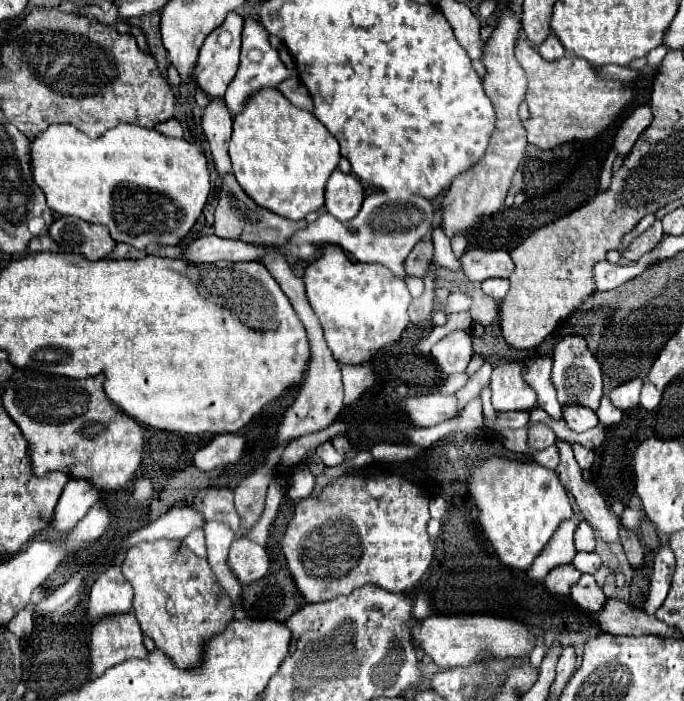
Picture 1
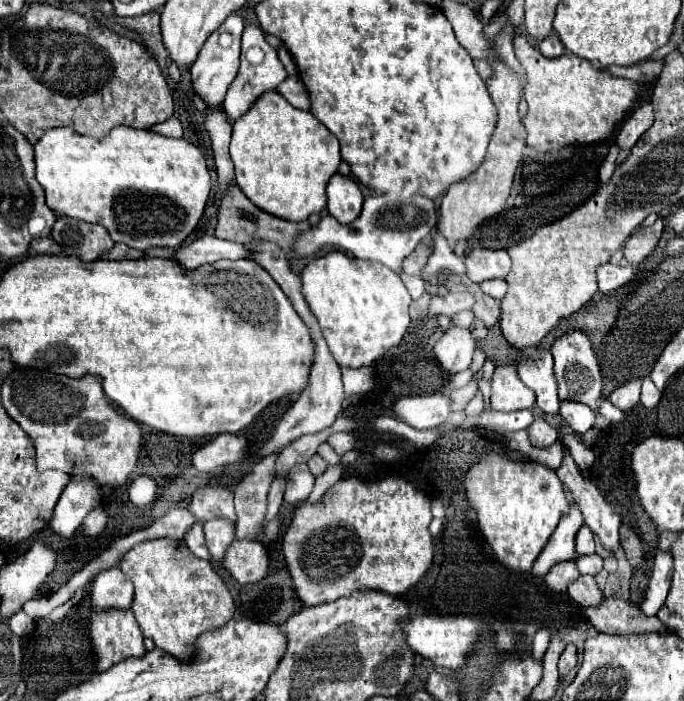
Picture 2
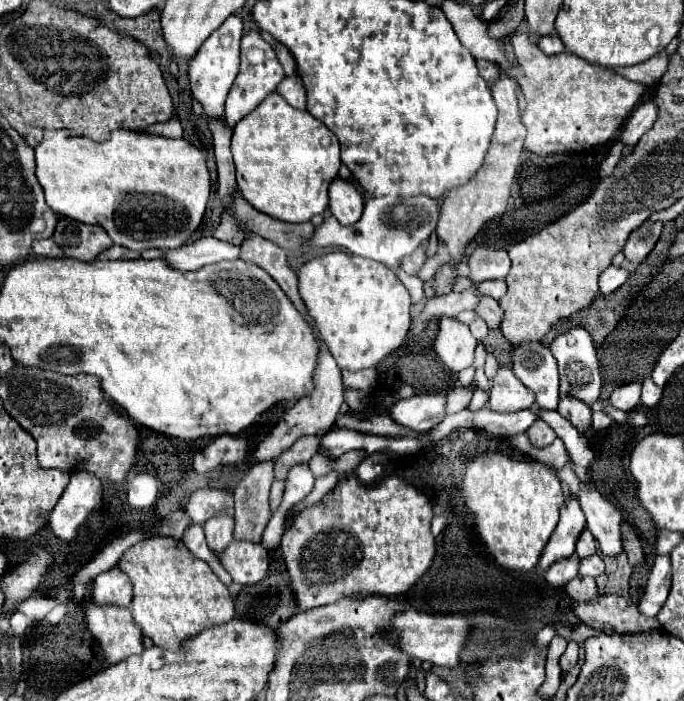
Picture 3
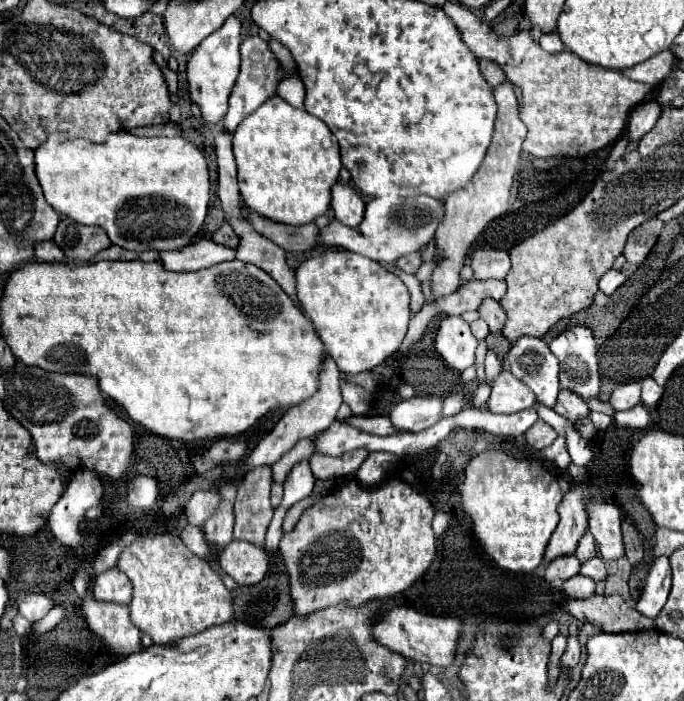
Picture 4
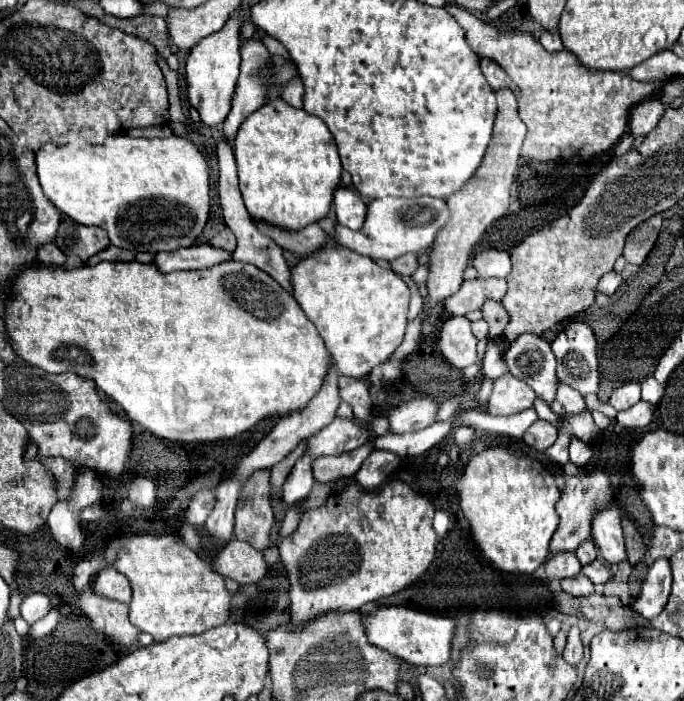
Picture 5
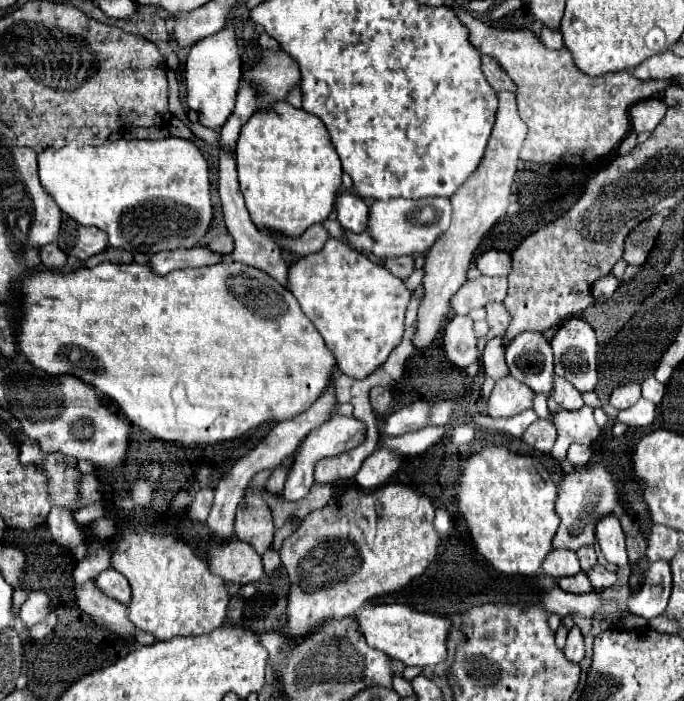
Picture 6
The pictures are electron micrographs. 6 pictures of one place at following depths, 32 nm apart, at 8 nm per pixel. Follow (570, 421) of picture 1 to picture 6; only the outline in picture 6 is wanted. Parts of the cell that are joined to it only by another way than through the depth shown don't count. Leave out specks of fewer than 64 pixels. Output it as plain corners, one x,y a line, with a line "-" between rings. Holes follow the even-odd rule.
554,376
554,388
552,388
552,394
550,394
550,400
548,400
548,408
554,412
554,410
560,410
560,408
566,408
566,410
576,410
580,408
582,402
582,394
562,376

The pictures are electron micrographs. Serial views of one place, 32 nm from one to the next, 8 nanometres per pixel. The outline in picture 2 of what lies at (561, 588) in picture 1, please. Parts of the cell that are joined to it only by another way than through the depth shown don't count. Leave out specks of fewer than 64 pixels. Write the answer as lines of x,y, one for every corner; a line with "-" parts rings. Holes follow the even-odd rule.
568,560
568,562
560,562
556,566
552,566
552,570
544,576
548,588
552,588
554,592
566,592
568,584
572,580
576,580
580,576
578,568
576,568
576,562
574,560

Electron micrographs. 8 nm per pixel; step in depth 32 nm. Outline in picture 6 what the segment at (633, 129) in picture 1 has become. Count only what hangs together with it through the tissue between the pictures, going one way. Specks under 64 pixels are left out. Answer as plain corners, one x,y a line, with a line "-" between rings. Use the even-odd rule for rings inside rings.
648,98
630,108
630,118
632,118
632,128
634,132
652,132
658,122
664,118
666,106
660,98

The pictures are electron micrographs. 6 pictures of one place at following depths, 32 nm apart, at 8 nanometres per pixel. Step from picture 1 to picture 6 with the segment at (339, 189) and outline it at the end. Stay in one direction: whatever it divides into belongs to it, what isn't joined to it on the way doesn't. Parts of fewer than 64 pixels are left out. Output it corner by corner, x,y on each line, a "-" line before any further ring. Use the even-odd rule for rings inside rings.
340,192
336,198
336,212
344,230
350,230
354,234
362,234
368,230
370,208
360,196
352,192

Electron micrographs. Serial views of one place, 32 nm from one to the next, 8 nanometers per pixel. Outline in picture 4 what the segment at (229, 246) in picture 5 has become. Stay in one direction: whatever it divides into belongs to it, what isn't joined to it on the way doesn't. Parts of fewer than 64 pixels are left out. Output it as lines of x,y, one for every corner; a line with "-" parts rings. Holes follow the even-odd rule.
228,222
222,224
222,228
212,236
212,240
216,244
222,244
222,246
228,246
228,248
236,248
238,244
238,236
232,232
232,226

